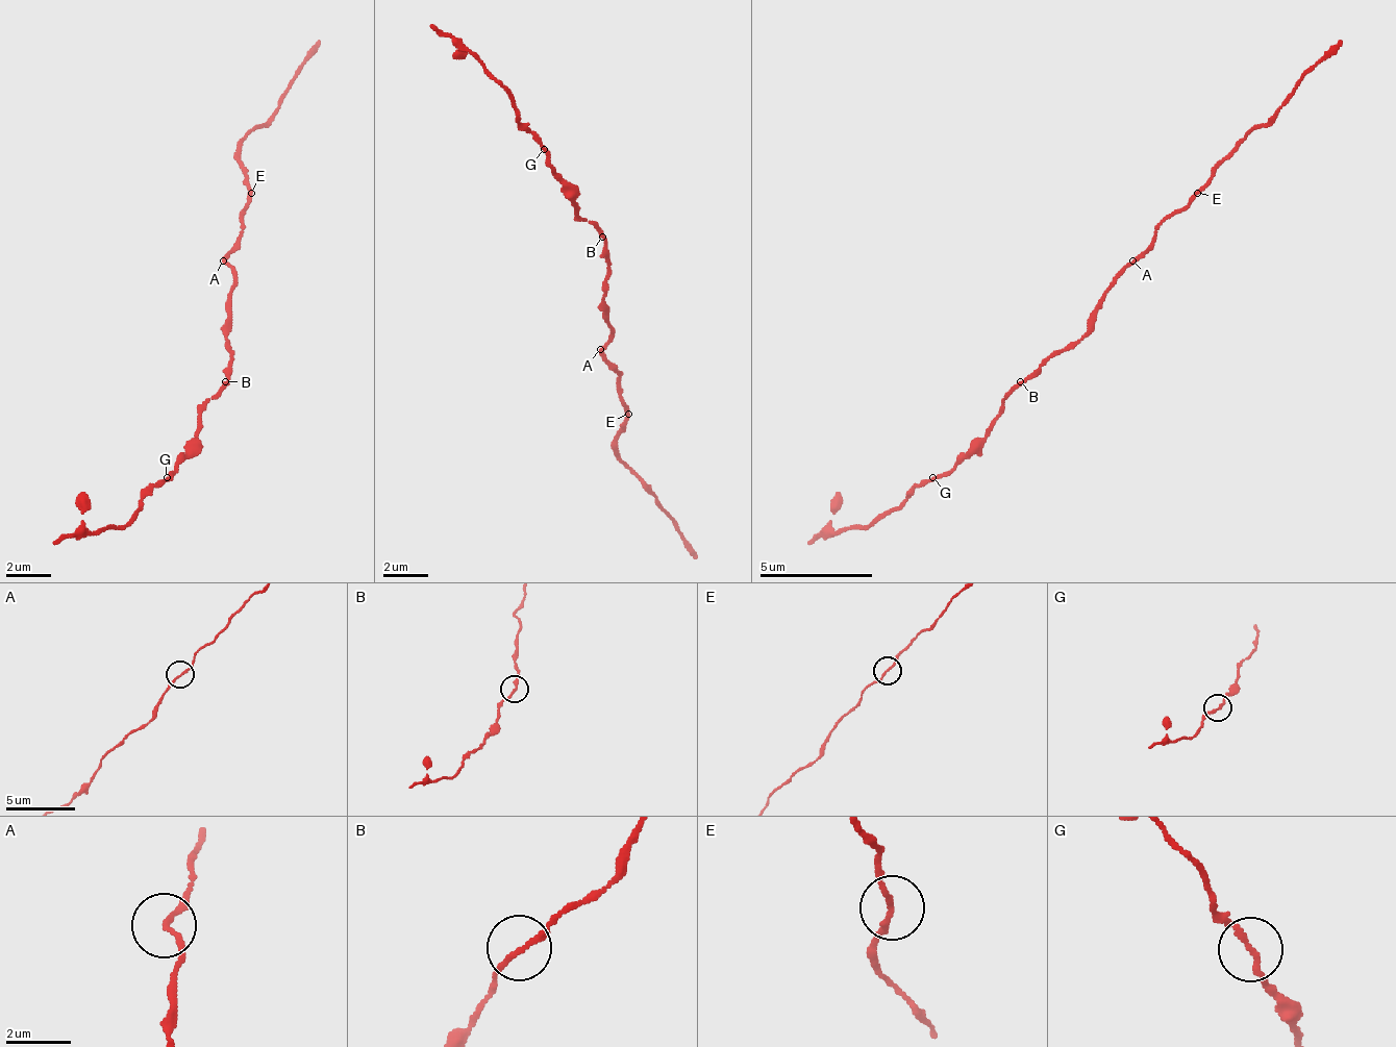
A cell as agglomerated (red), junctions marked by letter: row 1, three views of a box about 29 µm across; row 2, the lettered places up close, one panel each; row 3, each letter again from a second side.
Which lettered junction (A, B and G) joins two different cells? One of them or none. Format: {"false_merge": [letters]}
{"false_merge": []}

